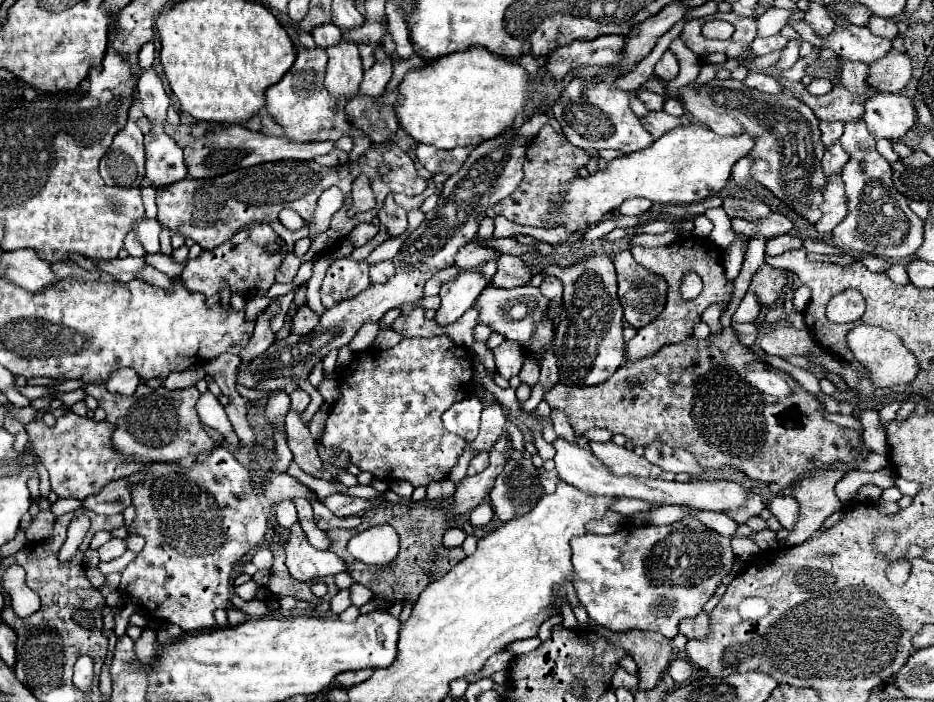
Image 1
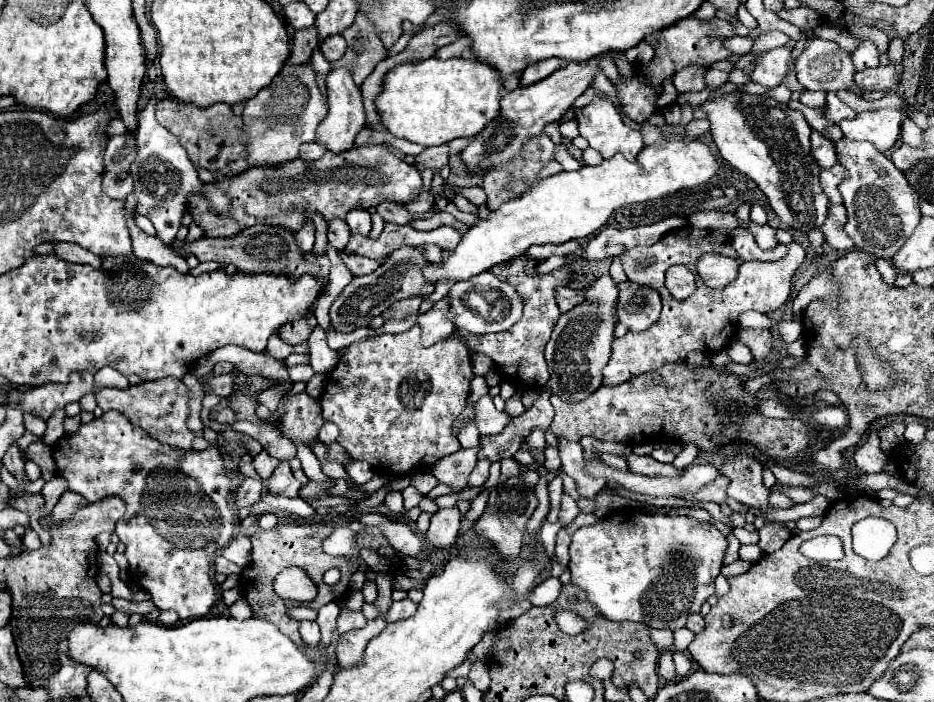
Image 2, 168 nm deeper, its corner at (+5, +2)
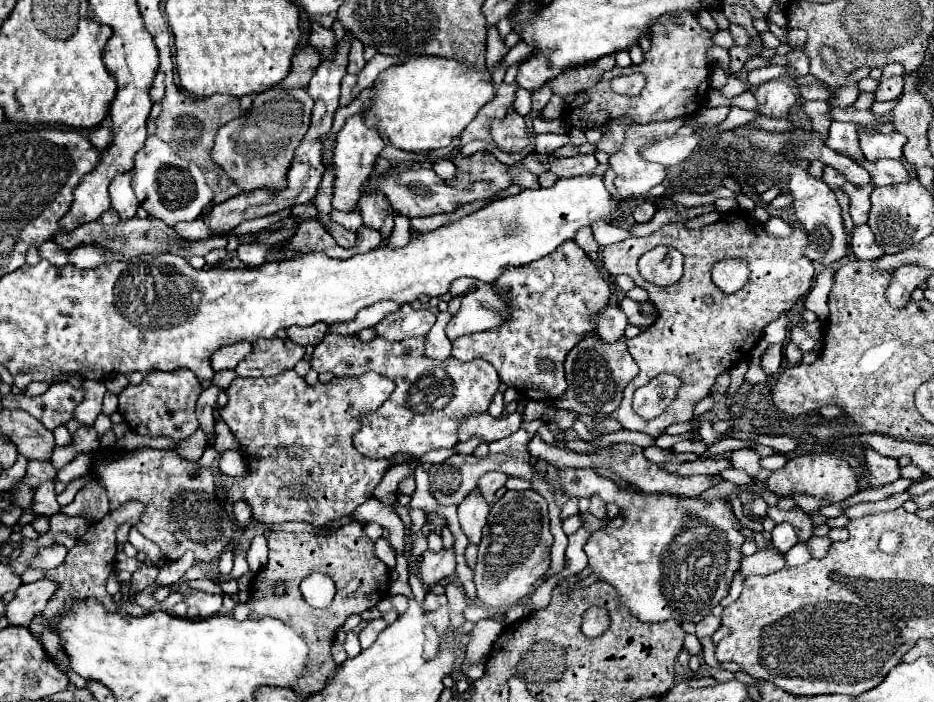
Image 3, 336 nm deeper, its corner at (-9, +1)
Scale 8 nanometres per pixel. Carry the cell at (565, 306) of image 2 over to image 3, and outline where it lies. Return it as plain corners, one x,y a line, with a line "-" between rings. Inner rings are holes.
608,305
606,311
596,319
596,323
600,327
598,329
600,337
604,337
606,341
620,341
620,337
624,337
628,317
624,315
624,311
620,307

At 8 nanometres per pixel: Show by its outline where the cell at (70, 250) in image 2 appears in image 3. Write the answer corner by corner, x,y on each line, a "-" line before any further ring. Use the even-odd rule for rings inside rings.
48,241
48,243
44,243
44,245
38,247
38,253
40,253
42,259
46,259
46,261
52,263
52,265
66,265
70,251
64,251
64,249
60,249
54,241
52,241
52,243

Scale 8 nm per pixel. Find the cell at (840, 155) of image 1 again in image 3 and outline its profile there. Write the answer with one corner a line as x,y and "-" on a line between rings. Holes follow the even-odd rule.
846,183
842,187
848,197
850,197
850,215
854,219
854,225
864,225
868,221
868,211
870,211
870,193
874,189
874,185
866,185
866,187
854,187
852,183

